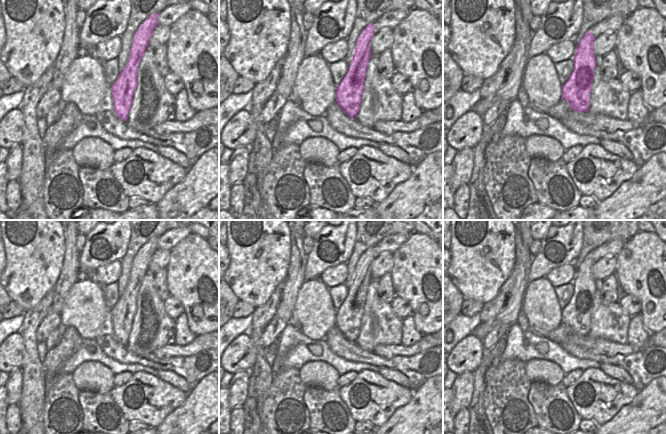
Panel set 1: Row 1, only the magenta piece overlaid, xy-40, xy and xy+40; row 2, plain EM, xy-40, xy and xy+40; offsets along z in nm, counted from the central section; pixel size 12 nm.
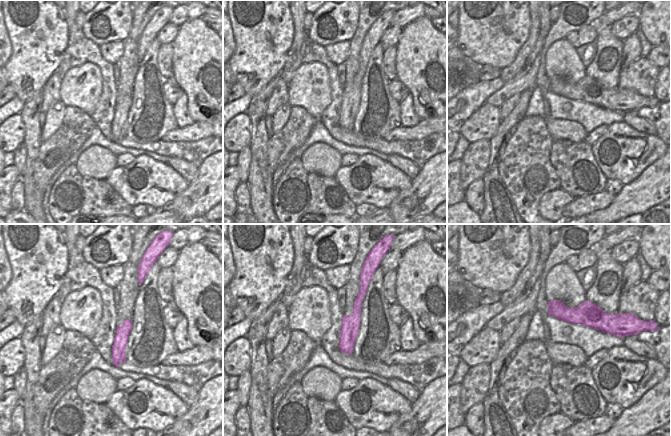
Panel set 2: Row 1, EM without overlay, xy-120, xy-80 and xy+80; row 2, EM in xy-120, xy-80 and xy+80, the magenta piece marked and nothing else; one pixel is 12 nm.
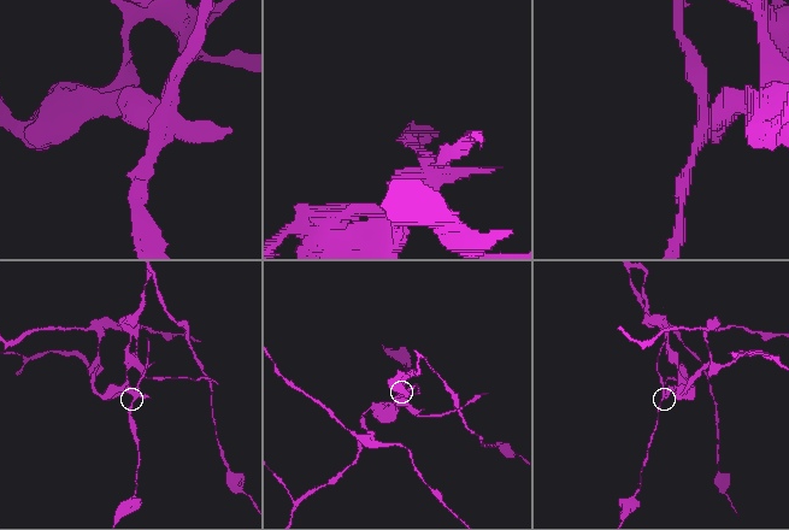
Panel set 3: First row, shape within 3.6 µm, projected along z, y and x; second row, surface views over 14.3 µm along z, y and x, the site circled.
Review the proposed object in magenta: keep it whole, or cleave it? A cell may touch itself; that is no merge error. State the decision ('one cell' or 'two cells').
two cells

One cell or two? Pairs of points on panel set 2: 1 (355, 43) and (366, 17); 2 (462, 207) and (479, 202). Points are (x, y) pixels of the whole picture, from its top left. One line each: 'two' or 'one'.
1: one
2: two

